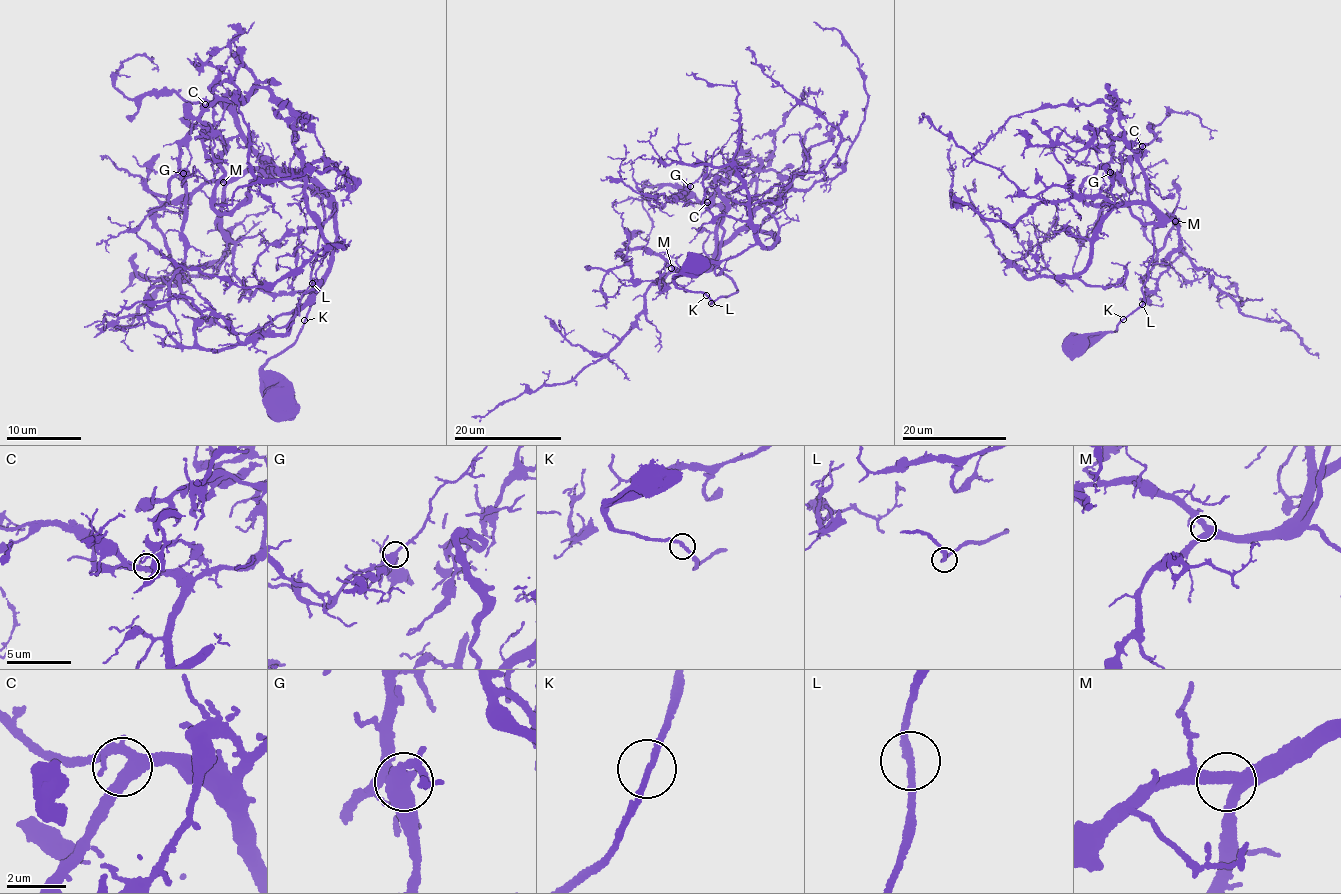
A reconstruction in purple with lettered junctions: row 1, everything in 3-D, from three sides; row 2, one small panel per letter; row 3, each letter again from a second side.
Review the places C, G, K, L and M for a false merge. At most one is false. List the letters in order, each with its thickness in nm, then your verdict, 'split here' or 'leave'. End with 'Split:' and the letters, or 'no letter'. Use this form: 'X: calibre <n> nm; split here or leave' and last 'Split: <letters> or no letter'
C: calibre 360 nm; leave
G: calibre 550 nm; leave
K: calibre 200 nm; leave
L: calibre 240 nm; leave
M: calibre 400 nm; leave
Split: no letter

